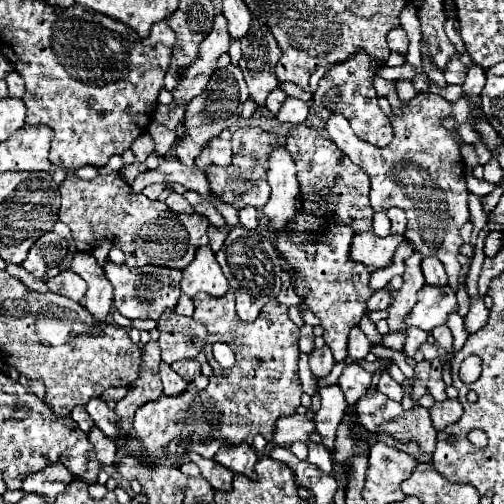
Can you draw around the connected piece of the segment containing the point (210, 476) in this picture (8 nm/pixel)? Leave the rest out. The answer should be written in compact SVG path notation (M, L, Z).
M189 451L187 455L189 455L189 461L193 461L201 469L201 475L209 481L209 485L213 489L221 489L221 491L229 491L231 489L233 473L227 467L219 465L213 459L205 459L205 457L201 457L201 455L193 453L193 451Z

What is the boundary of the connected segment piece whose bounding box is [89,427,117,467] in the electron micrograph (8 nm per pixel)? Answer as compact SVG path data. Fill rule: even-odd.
M93 427L93 431L89 433L89 441L95 449L95 455L97 455L97 461L105 467L105 465L113 465L115 463L115 457L117 457L117 445L111 441L111 439L105 439L105 435Z

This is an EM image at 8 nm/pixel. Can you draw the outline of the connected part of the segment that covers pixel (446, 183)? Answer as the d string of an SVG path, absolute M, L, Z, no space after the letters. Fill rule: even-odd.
M417 93L411 101L401 105L403 115L391 115L395 131L393 141L383 149L361 141L341 113L333 113L325 123L325 129L329 139L341 147L347 157L369 173L369 199L374 212L386 211L389 207L403 209L407 215L407 241L421 255L437 257L449 271L449 287L457 289L461 269L457 257L459 247L463 245L459 229L469 221L467 185L459 145L455 145L453 133L447 131L441 121L445 117L455 117L457 123L473 123L473 105L465 97L457 103L447 103L443 97L433 93Z

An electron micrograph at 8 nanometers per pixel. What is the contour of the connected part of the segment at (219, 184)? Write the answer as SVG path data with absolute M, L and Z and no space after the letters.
M243 127L233 133L231 143L233 143L231 165L227 168L213 166L205 172L211 185L211 193L221 197L223 203L233 205L235 209L243 209L245 205L253 205L259 209L269 201L271 195L271 187L267 183L269 155L273 153L273 149L279 147L279 141L261 127Z

